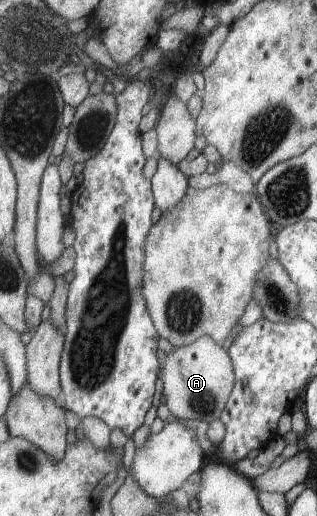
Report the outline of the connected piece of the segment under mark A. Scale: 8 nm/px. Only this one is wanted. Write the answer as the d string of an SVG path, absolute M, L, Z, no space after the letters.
M204 335L196 339L192 344L175 347L171 353L166 354L166 360L161 371L161 379L164 382L162 393L165 395L165 404L174 417L186 421L192 419L193 421L211 423L213 420L221 418L237 378L234 361L229 350L222 348L222 345L218 344L214 338Z

